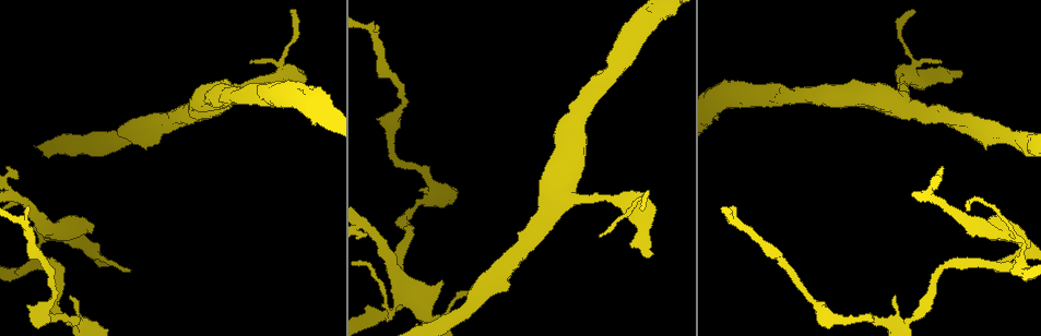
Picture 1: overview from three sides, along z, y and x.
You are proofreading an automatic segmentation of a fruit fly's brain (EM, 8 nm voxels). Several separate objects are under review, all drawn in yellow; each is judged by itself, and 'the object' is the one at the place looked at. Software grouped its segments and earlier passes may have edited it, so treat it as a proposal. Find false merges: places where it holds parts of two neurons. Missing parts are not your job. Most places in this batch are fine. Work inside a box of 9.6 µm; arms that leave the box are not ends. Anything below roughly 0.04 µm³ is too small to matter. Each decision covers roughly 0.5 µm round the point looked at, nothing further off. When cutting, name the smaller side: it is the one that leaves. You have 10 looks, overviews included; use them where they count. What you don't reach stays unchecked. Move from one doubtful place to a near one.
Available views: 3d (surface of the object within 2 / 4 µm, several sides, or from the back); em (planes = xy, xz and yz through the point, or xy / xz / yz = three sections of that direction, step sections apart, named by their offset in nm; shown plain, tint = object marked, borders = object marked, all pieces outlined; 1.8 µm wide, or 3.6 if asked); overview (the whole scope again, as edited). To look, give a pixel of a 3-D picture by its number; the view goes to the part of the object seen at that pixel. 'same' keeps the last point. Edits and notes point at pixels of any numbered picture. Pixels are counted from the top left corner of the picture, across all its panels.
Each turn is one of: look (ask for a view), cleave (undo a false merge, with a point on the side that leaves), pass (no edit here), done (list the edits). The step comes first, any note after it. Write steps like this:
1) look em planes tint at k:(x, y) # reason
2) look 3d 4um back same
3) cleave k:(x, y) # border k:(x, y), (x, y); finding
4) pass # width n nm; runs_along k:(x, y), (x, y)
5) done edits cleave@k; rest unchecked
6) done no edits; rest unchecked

look 3d 2um at 1:(628, 202) # sudden change in width

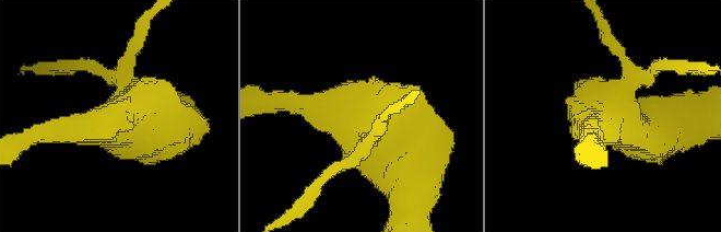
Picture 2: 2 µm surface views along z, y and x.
look em planes tint at 2:(615, 115) # shape alone is not enough

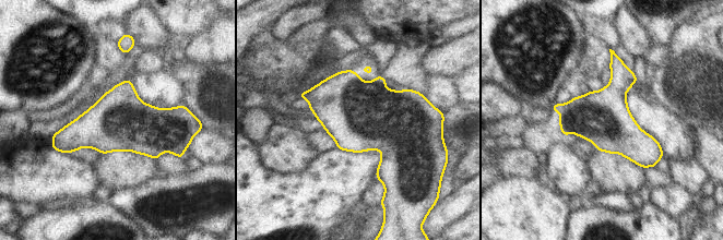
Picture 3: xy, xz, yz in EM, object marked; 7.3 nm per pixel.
pass # all the same neuron

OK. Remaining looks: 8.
look 3d 4um at 1:(903, 99) # thick turns thin

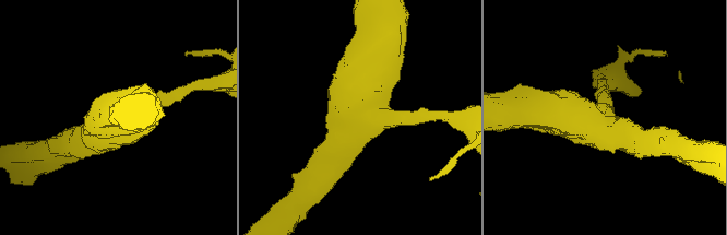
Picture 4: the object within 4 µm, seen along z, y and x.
look em 3.6um planes tint at 4:(378, 113)

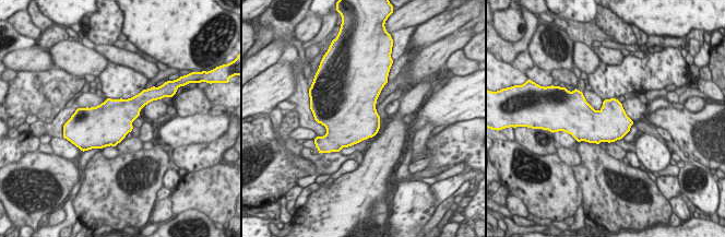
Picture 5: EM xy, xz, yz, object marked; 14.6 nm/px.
pass # one neuron here

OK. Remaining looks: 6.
look 3d 4um at 1:(895, 324) # three arms meet

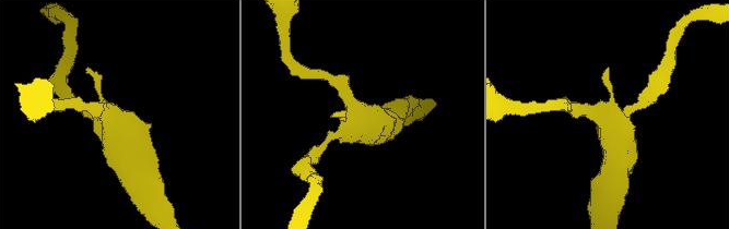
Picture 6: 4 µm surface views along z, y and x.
look em planes tint at 6:(609, 117)

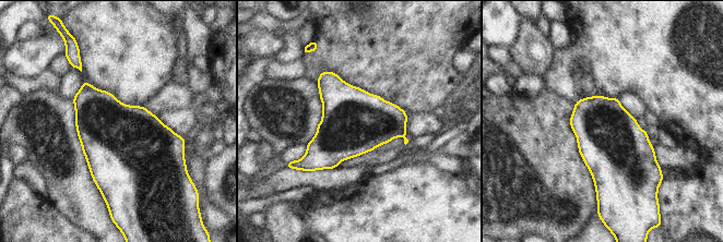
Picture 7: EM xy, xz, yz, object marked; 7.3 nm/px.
pass # width 480 nm; one neuron here

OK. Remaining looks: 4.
look em planes tint at 1:(55, 296)

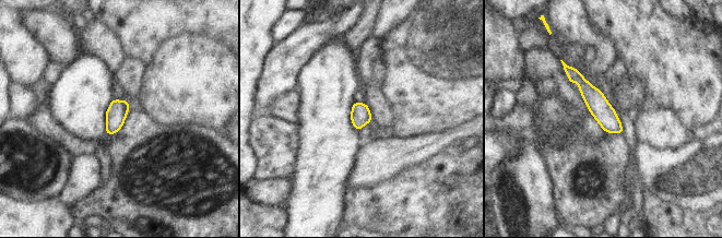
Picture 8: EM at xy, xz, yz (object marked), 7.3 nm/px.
pass # width 140 nm; runs_along 8:(567, 69), (619, 130); one neuron here

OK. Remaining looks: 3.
done no edits; rest unchecked

